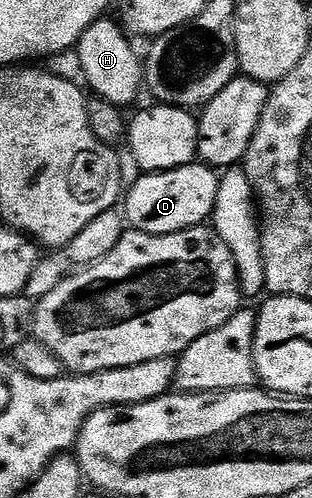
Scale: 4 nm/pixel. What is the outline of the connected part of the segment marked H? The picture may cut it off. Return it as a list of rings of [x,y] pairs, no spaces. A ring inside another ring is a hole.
[[[101,21],[93,23],[92,28],[80,38],[75,48],[82,61],[83,82],[88,83],[87,90],[95,98],[104,99],[110,105],[127,109],[140,95],[140,87],[145,86],[146,71],[142,66],[142,59],[132,52],[133,40],[126,34],[119,22],[107,23]]]

